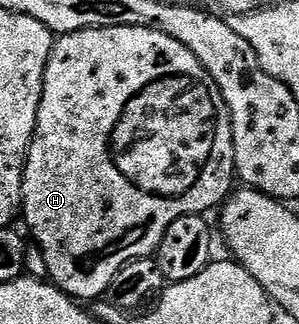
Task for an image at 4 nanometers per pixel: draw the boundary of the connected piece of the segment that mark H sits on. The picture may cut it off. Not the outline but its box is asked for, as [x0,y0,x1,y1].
[22,28,235,300]

